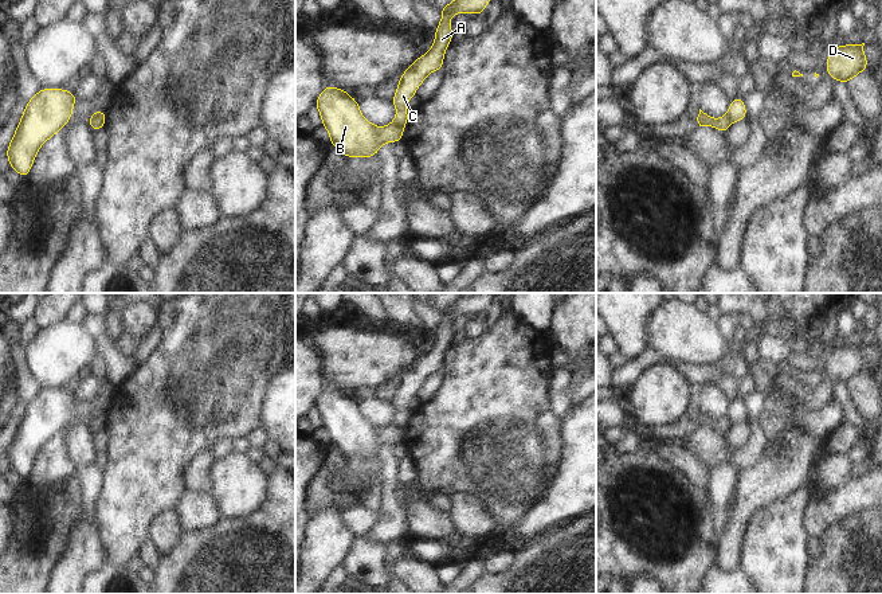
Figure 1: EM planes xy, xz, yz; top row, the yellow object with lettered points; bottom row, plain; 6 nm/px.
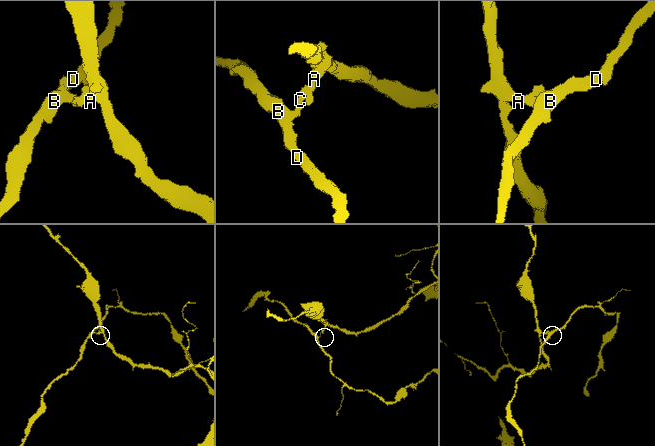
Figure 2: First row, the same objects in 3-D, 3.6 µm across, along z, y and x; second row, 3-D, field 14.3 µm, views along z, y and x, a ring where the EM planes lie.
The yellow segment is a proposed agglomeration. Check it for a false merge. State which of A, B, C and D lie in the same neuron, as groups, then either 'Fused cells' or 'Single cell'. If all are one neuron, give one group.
Groups: A C / B D. Fused cells

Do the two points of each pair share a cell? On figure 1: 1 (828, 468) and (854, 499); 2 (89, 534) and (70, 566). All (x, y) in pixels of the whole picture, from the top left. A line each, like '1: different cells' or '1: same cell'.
1: different cells
2: same cell

